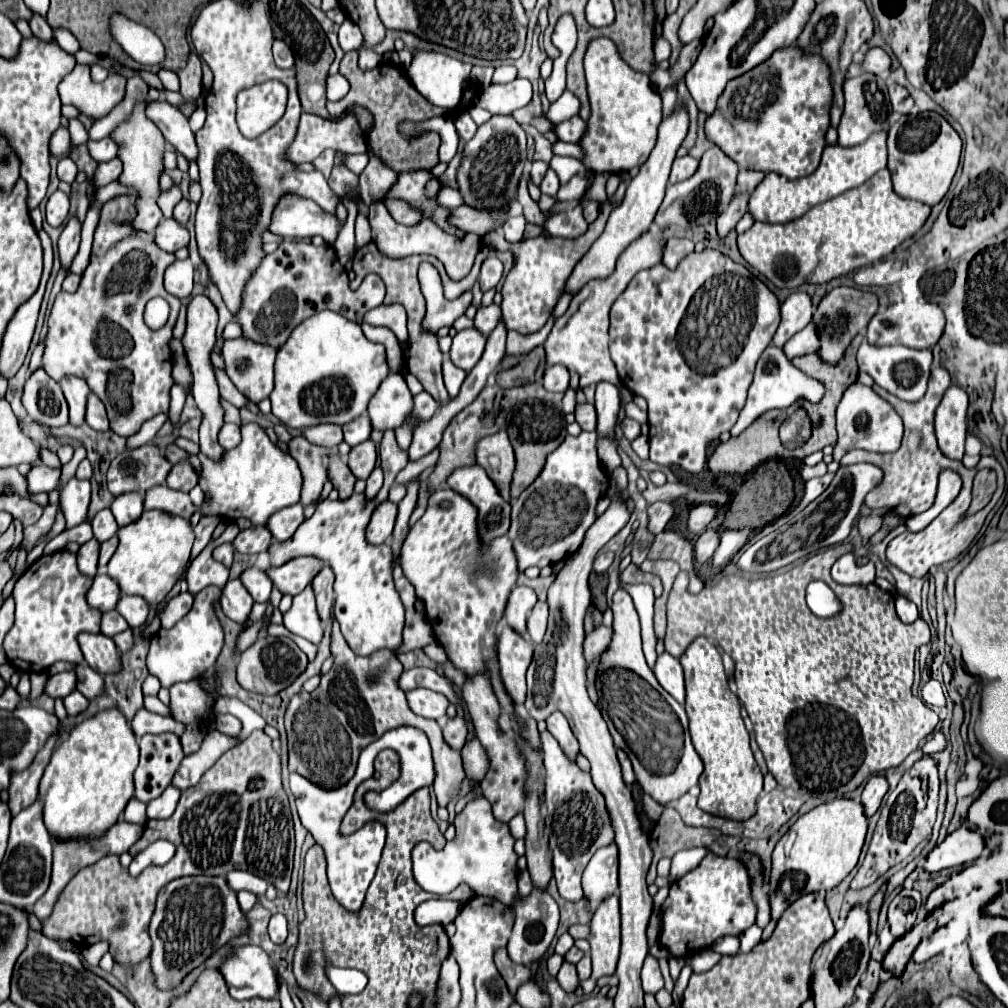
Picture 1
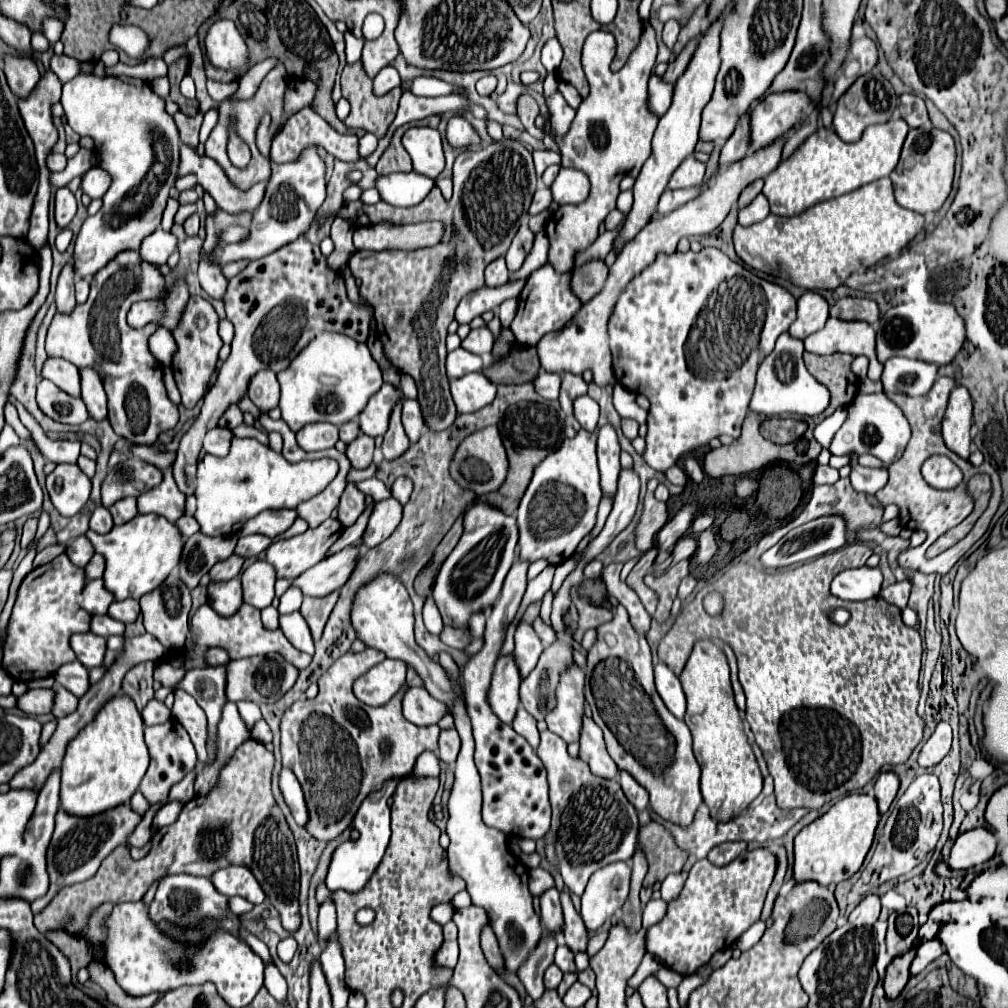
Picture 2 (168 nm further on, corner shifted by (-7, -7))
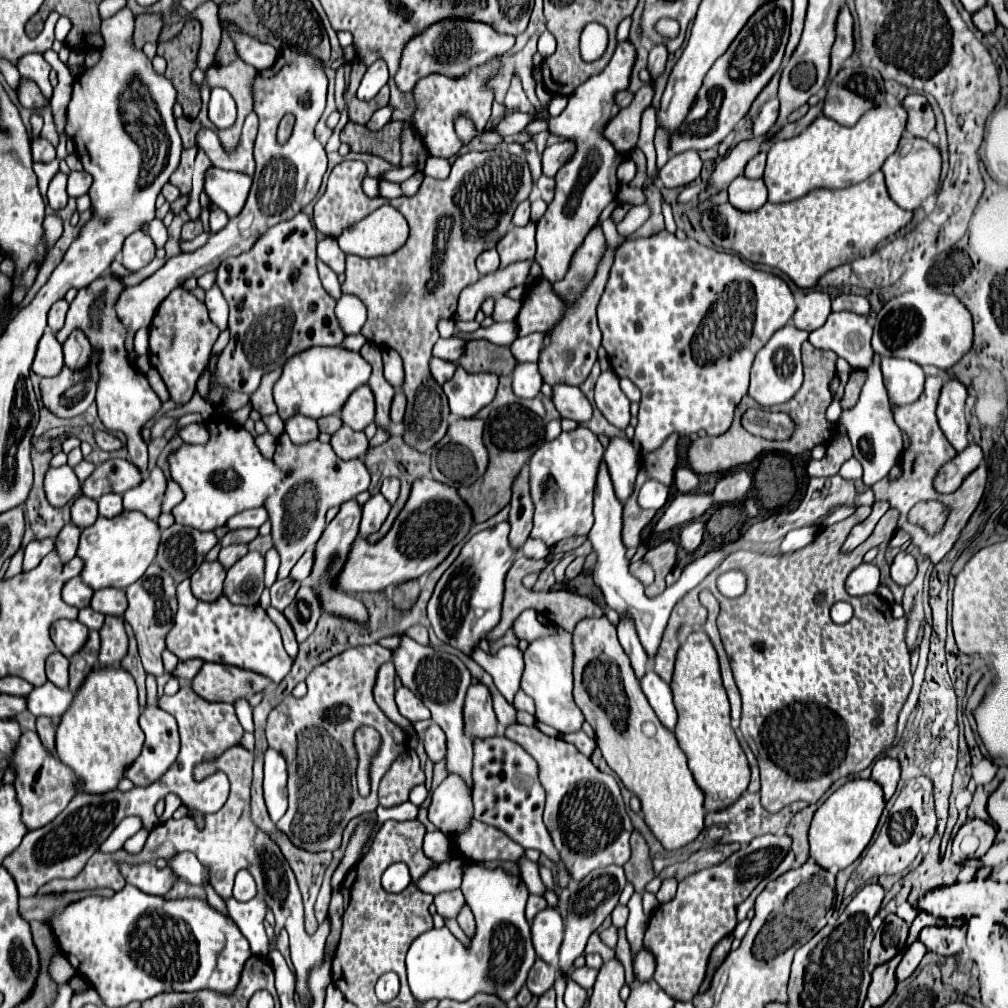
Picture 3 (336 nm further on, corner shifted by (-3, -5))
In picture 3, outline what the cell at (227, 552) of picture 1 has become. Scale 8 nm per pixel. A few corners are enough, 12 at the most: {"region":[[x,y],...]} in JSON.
{"region":[[171,525],[155,563],[189,579],[217,543],[213,531]]}

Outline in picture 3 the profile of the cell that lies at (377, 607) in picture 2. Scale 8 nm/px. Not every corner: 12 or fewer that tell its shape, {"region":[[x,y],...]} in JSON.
{"region":[[407,635],[393,651],[403,687],[447,737],[447,773],[471,791],[473,745],[463,735],[469,669],[455,653]]}

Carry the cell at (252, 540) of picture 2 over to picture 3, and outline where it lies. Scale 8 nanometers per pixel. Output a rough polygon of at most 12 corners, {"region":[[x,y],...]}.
{"region":[[235,529],[227,531],[221,545],[251,543],[257,529]]}

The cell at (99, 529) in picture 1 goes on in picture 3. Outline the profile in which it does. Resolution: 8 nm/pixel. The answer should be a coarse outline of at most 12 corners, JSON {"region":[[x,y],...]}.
{"region":[[79,495],[71,505],[71,521],[81,529],[95,523],[97,501]]}

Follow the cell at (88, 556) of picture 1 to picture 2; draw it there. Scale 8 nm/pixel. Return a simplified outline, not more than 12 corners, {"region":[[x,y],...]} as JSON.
{"region":[[85,537],[69,543],[67,555],[85,567],[95,549]]}

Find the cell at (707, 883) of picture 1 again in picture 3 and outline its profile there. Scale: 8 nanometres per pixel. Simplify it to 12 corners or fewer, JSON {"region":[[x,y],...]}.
{"region":[[763,835],[689,875],[649,919],[655,981],[691,1001],[737,905],[791,849]]}

